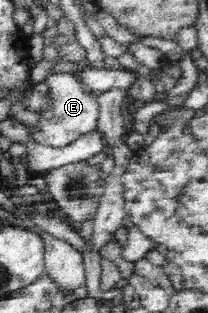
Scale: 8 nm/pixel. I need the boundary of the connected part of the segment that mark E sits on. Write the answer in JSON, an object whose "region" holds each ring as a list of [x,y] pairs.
{"region":[[[59,71],[49,74],[46,79],[49,82],[49,94],[53,96],[53,106],[46,110],[42,117],[42,127],[39,130],[29,130],[33,142],[49,145],[50,147],[65,147],[67,143],[77,140],[79,135],[85,135],[87,131],[97,128],[99,117],[99,105],[97,95],[87,90],[79,79],[78,72]]]}

